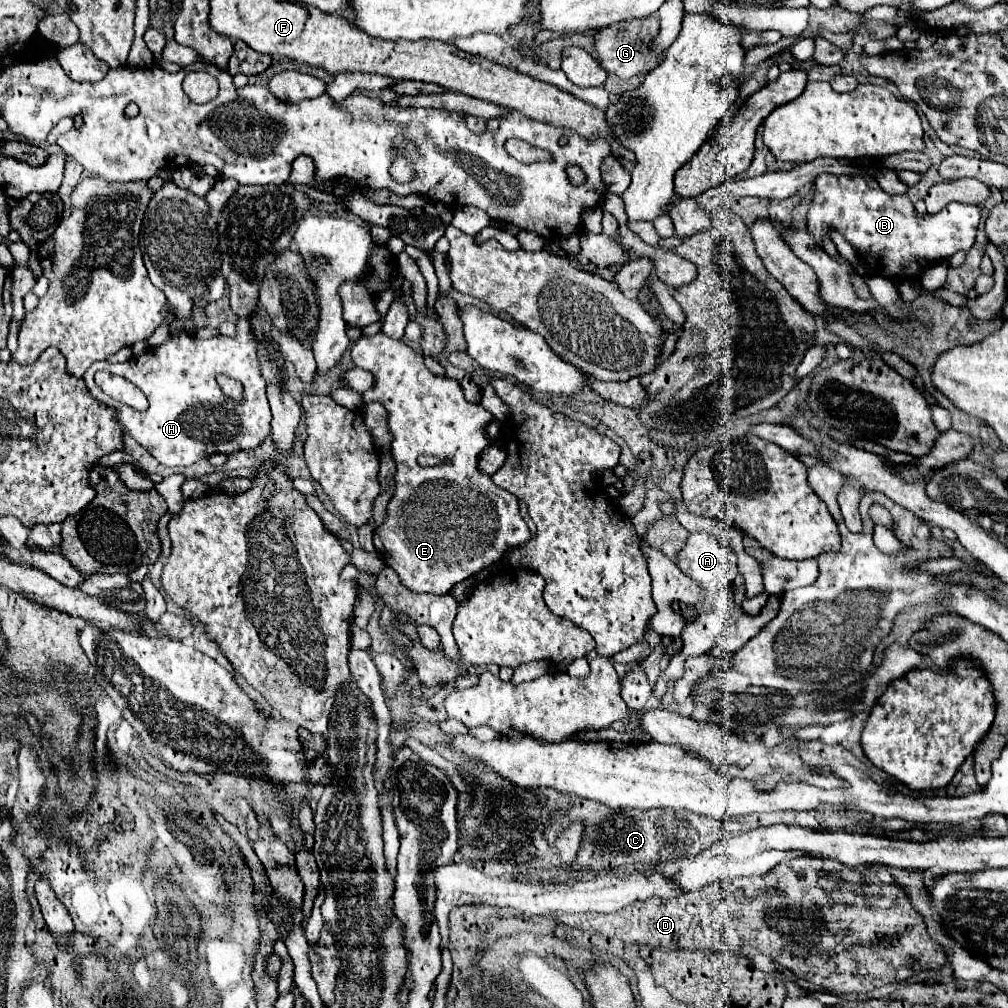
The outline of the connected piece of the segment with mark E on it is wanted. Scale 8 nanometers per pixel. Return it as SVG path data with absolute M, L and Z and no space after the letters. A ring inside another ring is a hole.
M378 332L370 338L360 338L352 346L352 360L358 368L366 368L376 376L376 382L370 390L366 390L364 402L382 402L388 410L388 426L394 436L392 454L396 460L396 492L388 504L386 520L380 528L374 530L374 546L380 552L382 560L398 574L400 582L414 592L428 594L450 594L452 586L478 574L482 568L488 568L496 560L500 560L510 548L524 544L530 540L530 530L520 516L520 504L514 494L498 488L490 476L478 470L478 460L484 448L492 444L486 434L486 426L494 420L494 416L482 408L480 404L472 404L464 400L464 392L454 378L434 376L418 350L410 348L400 340L392 340L386 334ZM420 454L440 456L444 462L440 466L422 468L416 458ZM420 516L420 526L410 524L410 518Z

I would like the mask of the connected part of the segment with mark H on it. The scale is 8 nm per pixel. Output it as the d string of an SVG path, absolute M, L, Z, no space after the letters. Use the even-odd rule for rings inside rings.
M238 318L234 336L214 336L200 340L194 332L170 334L170 338L150 348L144 356L134 356L124 364L110 364L106 360L94 362L84 374L84 382L94 398L112 406L120 414L120 424L164 466L192 466L194 462L212 454L232 454L238 450L256 448L270 434L270 406L266 398L266 380L260 372L258 346L246 326L244 318ZM98 370L124 376L138 386L150 406L146 412L138 412L126 404L120 404L100 392L94 382ZM224 374L242 382L244 402L236 404L222 394L216 376Z

